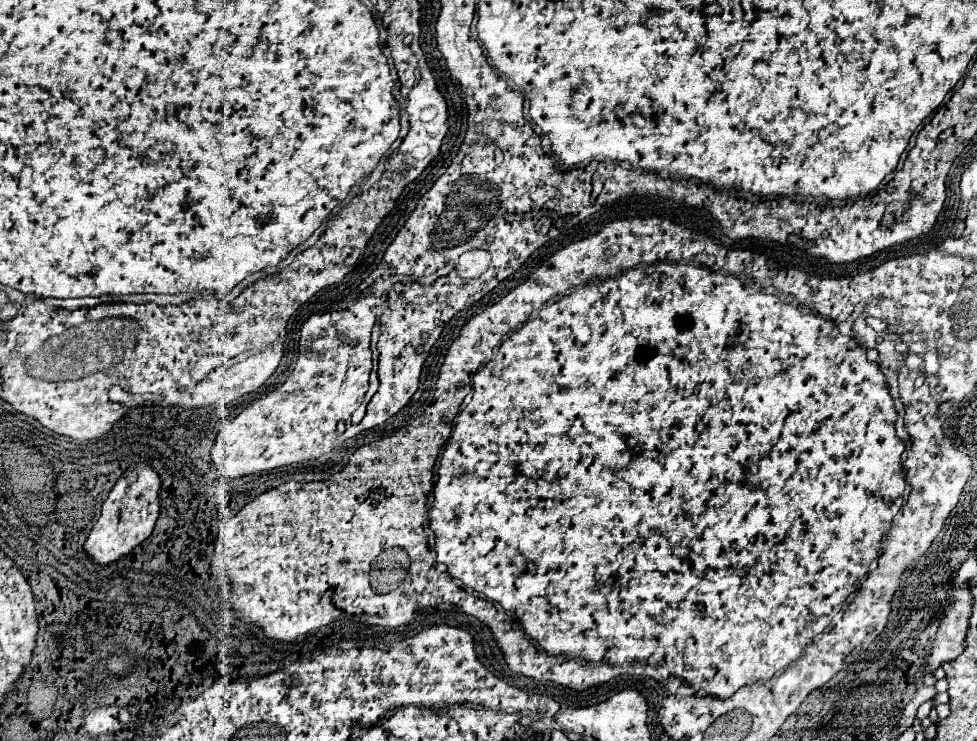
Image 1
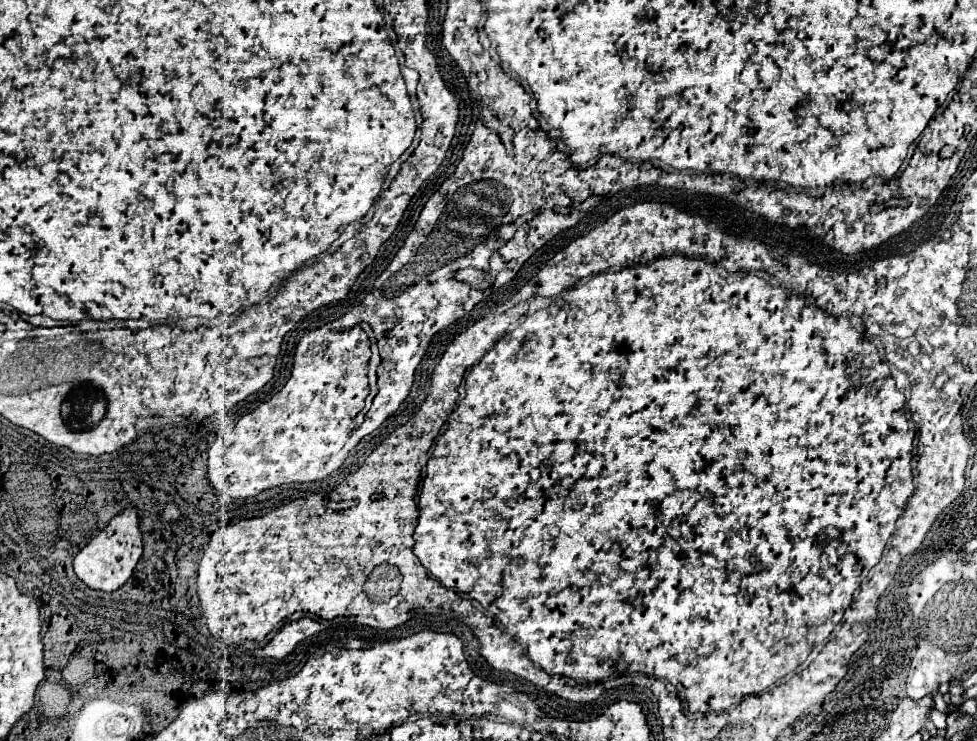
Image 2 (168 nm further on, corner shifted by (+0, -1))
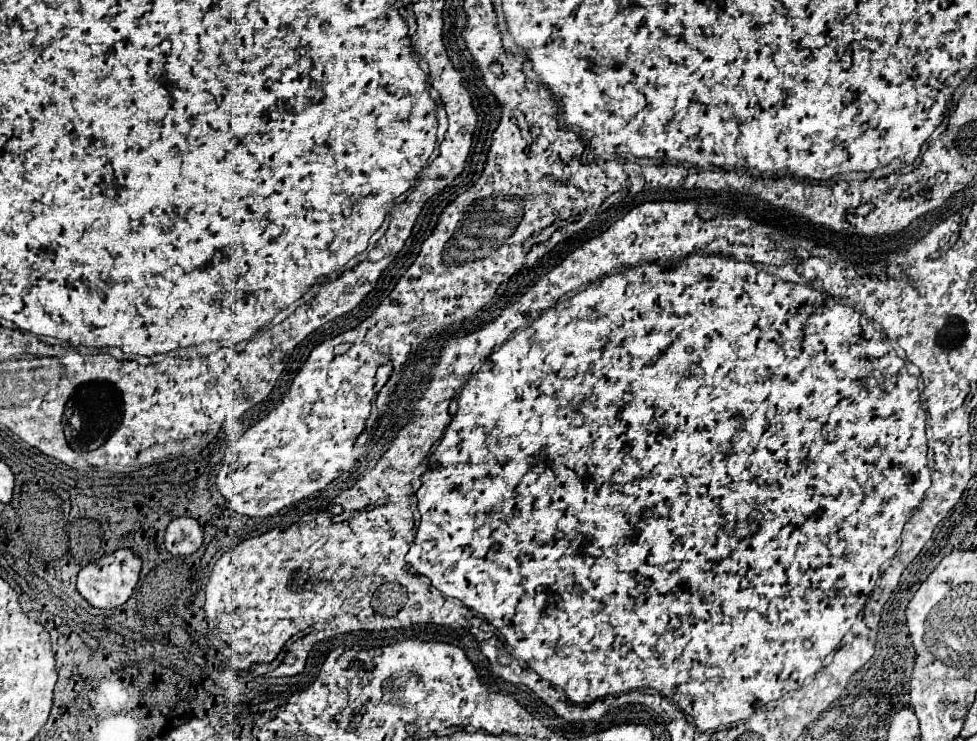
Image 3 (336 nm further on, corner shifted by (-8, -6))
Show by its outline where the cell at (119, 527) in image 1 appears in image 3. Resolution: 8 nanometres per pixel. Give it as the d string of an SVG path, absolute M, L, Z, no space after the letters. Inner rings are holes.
M122 548L122 550L116 550L108 556L102 556L98 562L92 562L88 566L84 566L78 574L78 592L80 596L94 608L118 608L122 606L134 592L134 586L138 582L138 574L140 574L140 558L134 556L132 550L128 548Z

